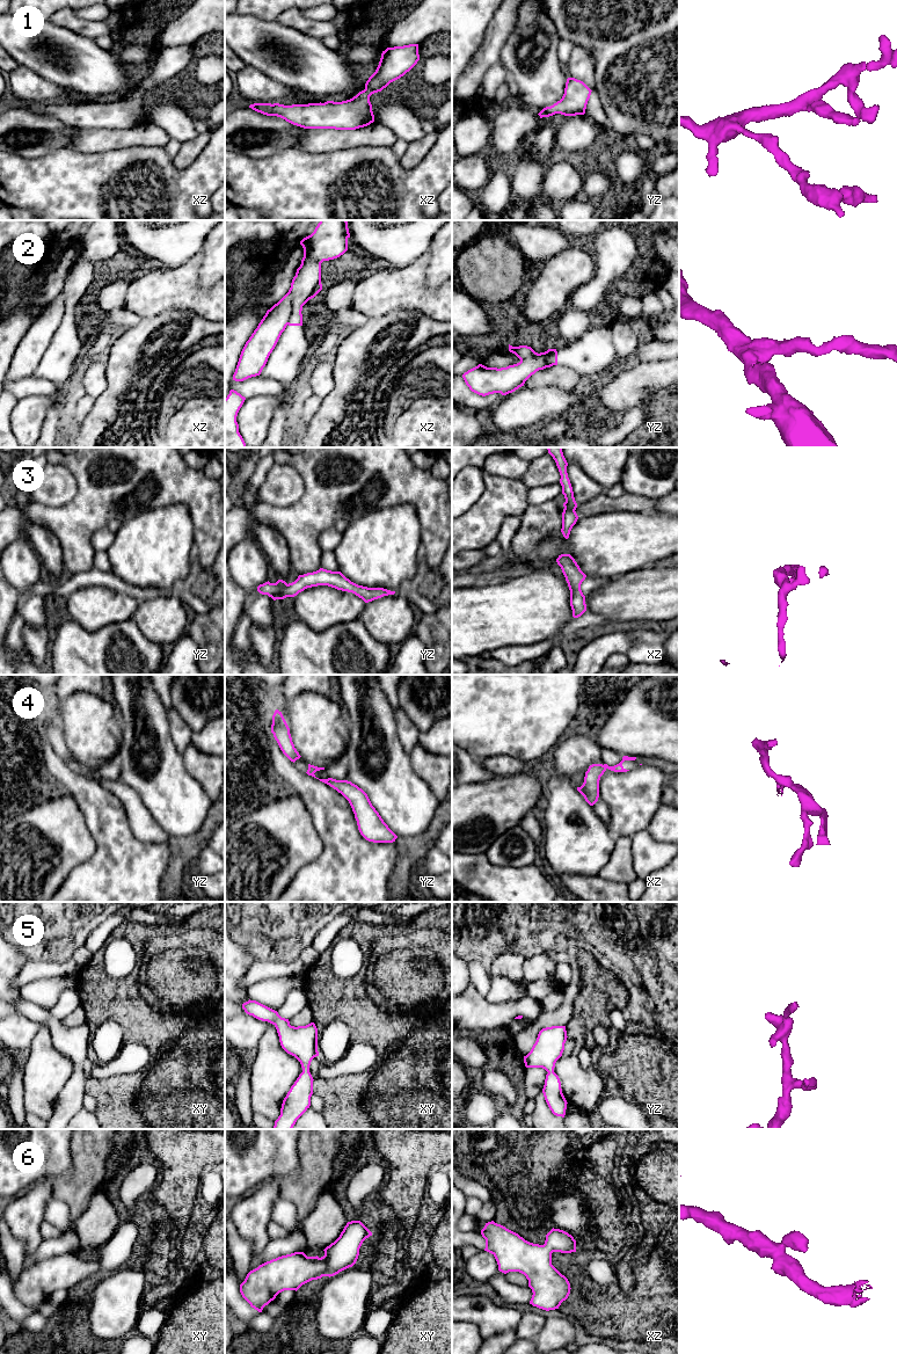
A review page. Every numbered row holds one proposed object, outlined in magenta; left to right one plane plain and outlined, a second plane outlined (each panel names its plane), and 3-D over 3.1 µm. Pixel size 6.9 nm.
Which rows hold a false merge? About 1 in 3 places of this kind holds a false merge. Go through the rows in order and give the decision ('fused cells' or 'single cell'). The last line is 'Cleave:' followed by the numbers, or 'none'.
1: single cell
2: fused cells
3: single cell
4: single cell
5: single cell
6: single cell
Cleave: 2

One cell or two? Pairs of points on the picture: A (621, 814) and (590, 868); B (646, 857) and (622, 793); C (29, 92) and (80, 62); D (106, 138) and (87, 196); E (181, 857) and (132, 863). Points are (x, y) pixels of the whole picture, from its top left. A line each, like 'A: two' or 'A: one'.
A: two
B: one
C: two
D: two
E: two

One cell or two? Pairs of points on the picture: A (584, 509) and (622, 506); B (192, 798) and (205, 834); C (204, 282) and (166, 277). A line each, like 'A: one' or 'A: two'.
A: one
B: two
C: two

